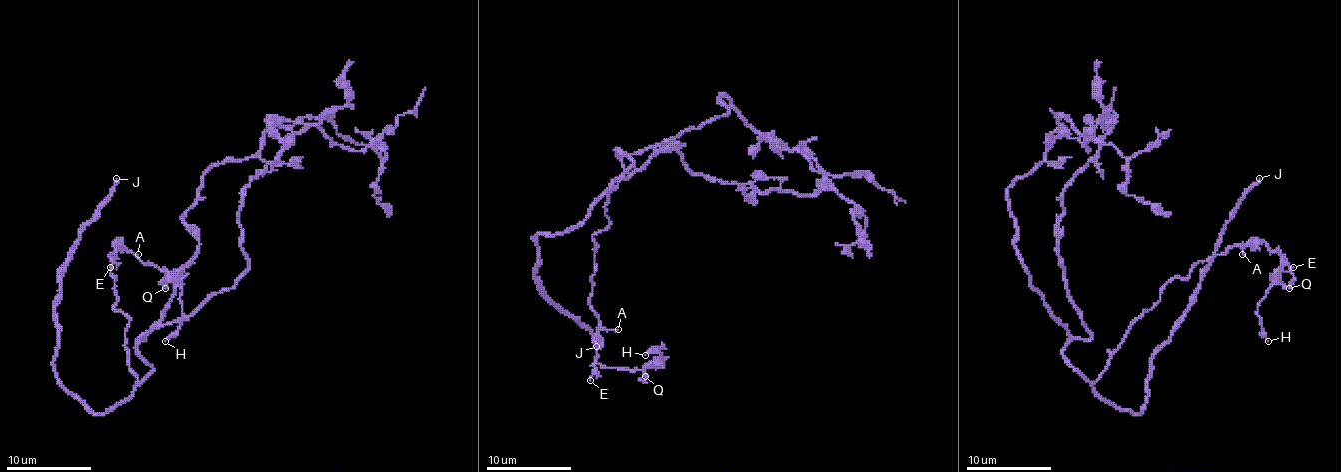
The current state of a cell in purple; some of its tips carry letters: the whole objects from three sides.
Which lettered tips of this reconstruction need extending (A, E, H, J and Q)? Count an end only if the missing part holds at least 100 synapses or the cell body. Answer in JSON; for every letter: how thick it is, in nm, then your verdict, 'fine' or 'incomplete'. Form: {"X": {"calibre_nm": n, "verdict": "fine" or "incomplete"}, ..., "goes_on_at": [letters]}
{"A": {"calibre_nm": 100, "verdict": "fine"}, "E": {"calibre_nm": 90, "verdict": "fine"}, "H": {"calibre_nm": 240, "verdict": "fine"}, "J": {"calibre_nm": 300, "verdict": "incomplete"}, "Q": {"calibre_nm": 240, "verdict": "fine"}, "goes_on_at": ["J"]}

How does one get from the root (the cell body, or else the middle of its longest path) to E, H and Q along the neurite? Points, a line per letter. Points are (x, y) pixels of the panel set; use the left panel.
E: (167, 324), (140, 339), (152, 369), (140, 381), (125, 347), (129, 320), (112, 309), (116, 242), (110, 267)
H: (167, 324), (140, 339), (152, 369), (140, 381), (112, 309), (116, 242), (182, 290), (165, 341)
Q: (167, 324), (140, 339), (152, 369), (140, 381), (129, 320), (112, 309), (116, 242), (157, 265), (165, 288)

